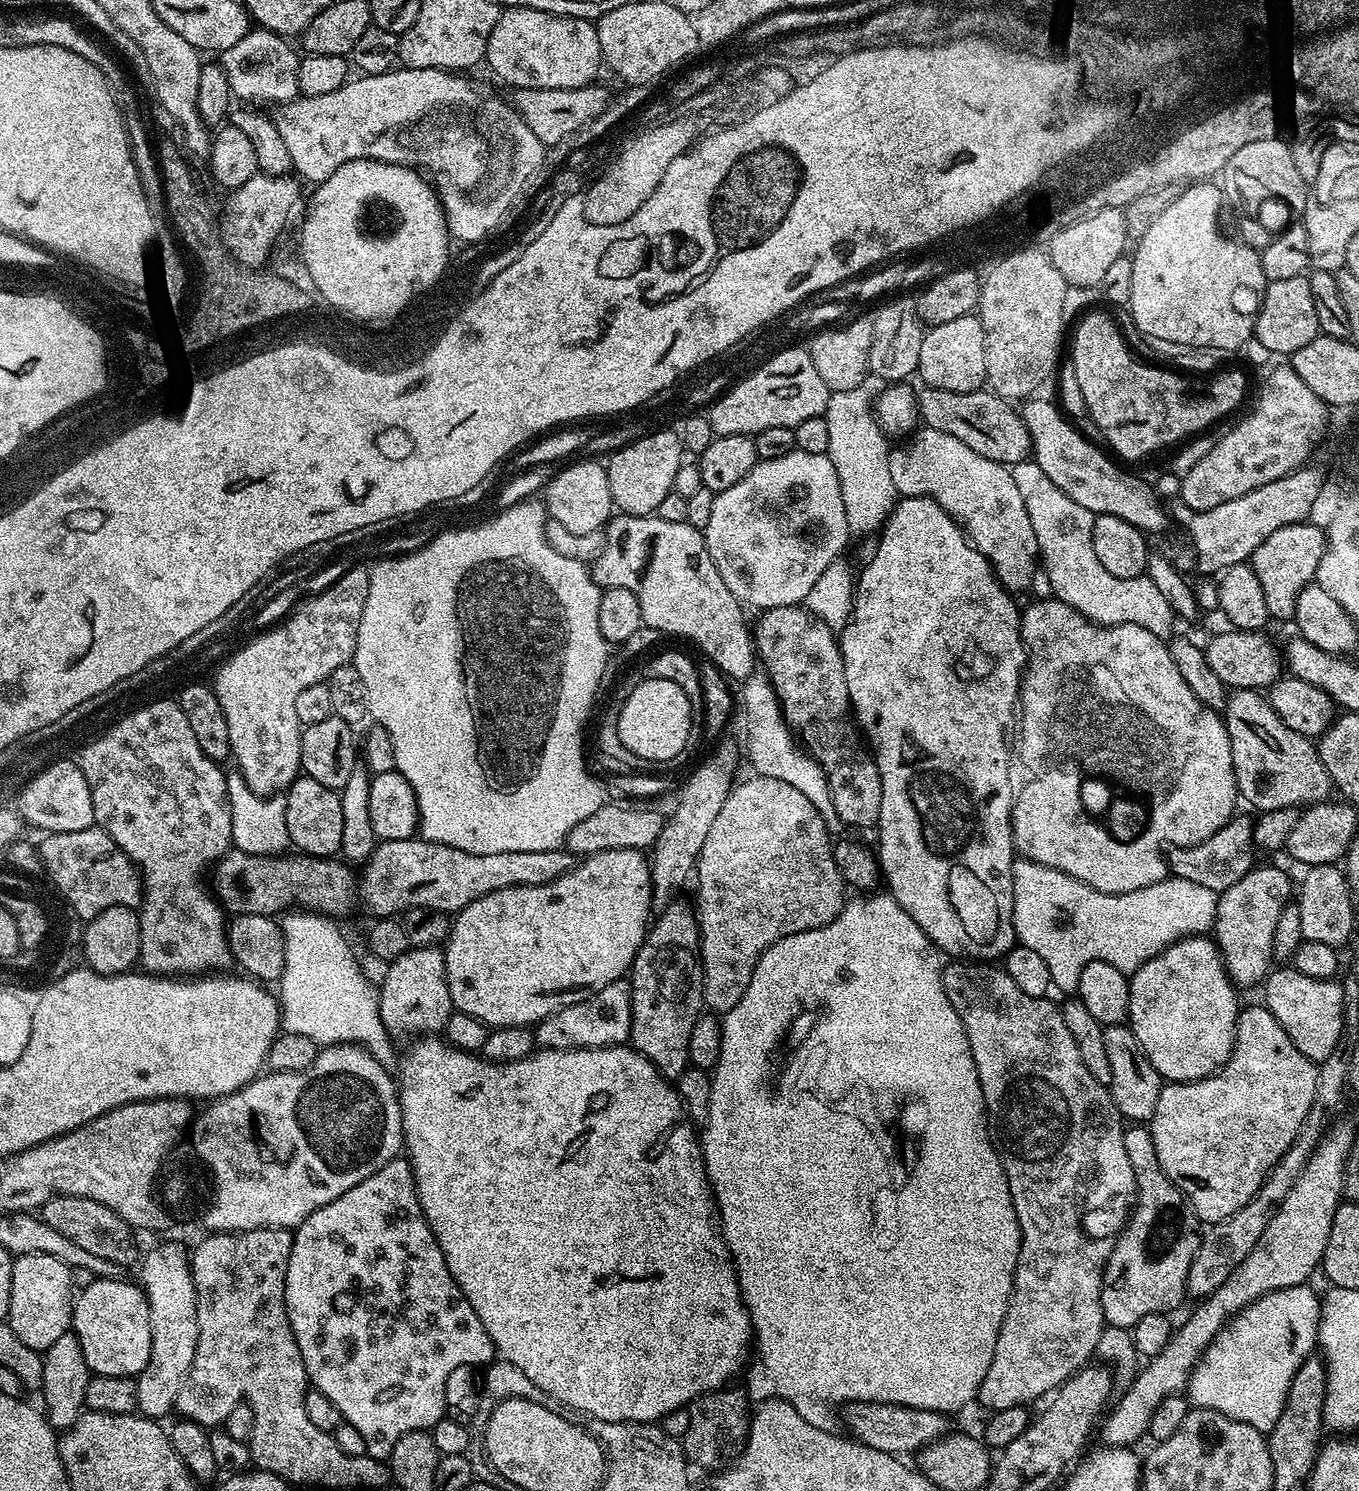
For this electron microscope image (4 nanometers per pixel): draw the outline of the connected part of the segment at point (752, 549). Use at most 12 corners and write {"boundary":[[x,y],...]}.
{"boundary":[[794,451],[715,493],[704,541],[749,609],[803,605],[850,539]]}

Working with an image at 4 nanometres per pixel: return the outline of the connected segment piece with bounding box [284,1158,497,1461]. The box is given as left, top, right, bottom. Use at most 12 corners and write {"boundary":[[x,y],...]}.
{"boundary":[[386,1162],[295,1229],[311,1387],[366,1453],[497,1355]]}

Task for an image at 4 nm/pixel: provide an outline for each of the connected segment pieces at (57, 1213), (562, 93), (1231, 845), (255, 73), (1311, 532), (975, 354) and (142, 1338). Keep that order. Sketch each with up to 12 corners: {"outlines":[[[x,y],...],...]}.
{"outlines":[[[53,1196],[46,1226],[98,1258],[137,1263],[134,1230],[110,1206]],[[600,82],[518,88],[511,103],[546,146],[570,139],[610,105]],[[1253,821],[1168,848],[1169,873],[1221,893],[1254,866]],[[261,28],[219,53],[233,95],[288,103],[300,56]],[[1274,530],[1251,566],[1273,621],[1291,621],[1316,578],[1326,532]],[[979,315],[929,327],[916,367],[929,388],[985,387]],[[139,1283],[79,1289],[72,1326],[98,1376],[140,1375],[150,1310]]]}

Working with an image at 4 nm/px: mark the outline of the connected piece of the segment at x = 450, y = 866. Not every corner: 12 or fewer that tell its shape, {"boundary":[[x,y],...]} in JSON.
{"boundary":[[381,840],[363,865],[371,915],[455,914],[494,890],[554,882],[563,847],[470,854]]}

